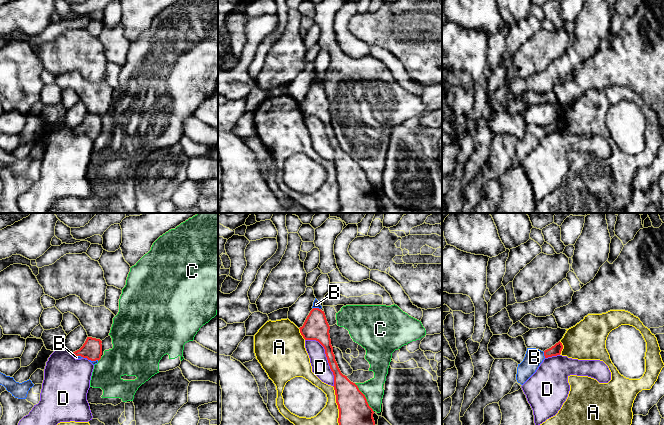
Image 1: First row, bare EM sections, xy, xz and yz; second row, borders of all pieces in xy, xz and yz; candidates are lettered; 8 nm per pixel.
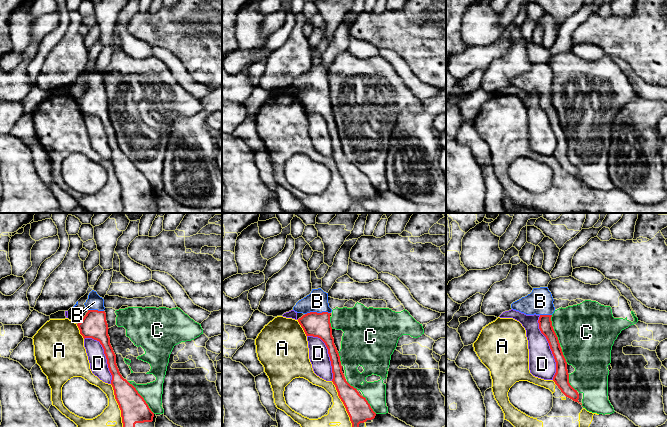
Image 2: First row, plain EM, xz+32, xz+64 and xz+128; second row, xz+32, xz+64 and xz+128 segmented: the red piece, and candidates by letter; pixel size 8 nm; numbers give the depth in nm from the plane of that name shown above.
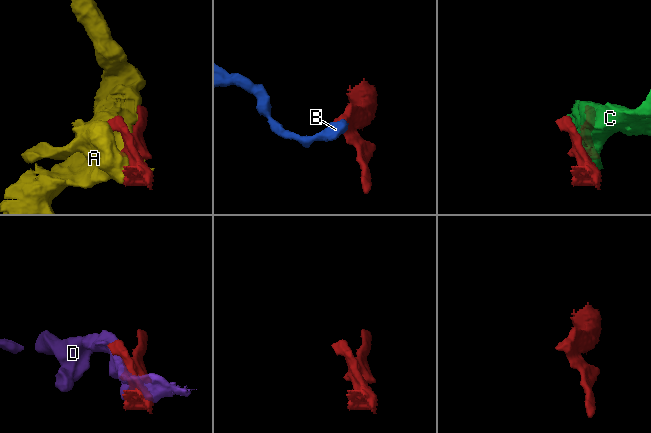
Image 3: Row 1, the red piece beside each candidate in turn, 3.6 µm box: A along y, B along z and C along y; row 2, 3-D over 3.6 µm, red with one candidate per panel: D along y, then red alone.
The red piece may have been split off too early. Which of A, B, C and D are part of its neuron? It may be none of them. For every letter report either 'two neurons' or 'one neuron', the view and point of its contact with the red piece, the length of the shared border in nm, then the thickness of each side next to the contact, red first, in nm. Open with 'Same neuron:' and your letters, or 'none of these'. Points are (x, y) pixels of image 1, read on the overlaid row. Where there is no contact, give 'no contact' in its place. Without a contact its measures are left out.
Same neuron: B
A: two neurons | xz (337, 404) | 320 nm | 240/150 nm
B: one neuron | xz (317, 308) | 70 nm | 200/60 nm
C: two neurons | xz (365, 397) | 280 nm | 240/160 nm
D: two neurons | xz (327, 358) | 440 nm | 180/140 nm

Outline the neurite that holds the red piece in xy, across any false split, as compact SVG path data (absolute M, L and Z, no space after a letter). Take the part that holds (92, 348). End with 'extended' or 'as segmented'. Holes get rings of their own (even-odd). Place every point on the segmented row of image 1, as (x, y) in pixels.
M87 337L83 346L72 353L75 359L88 359L93 365L97 364L102 355L102 341L100 339Z | extended

